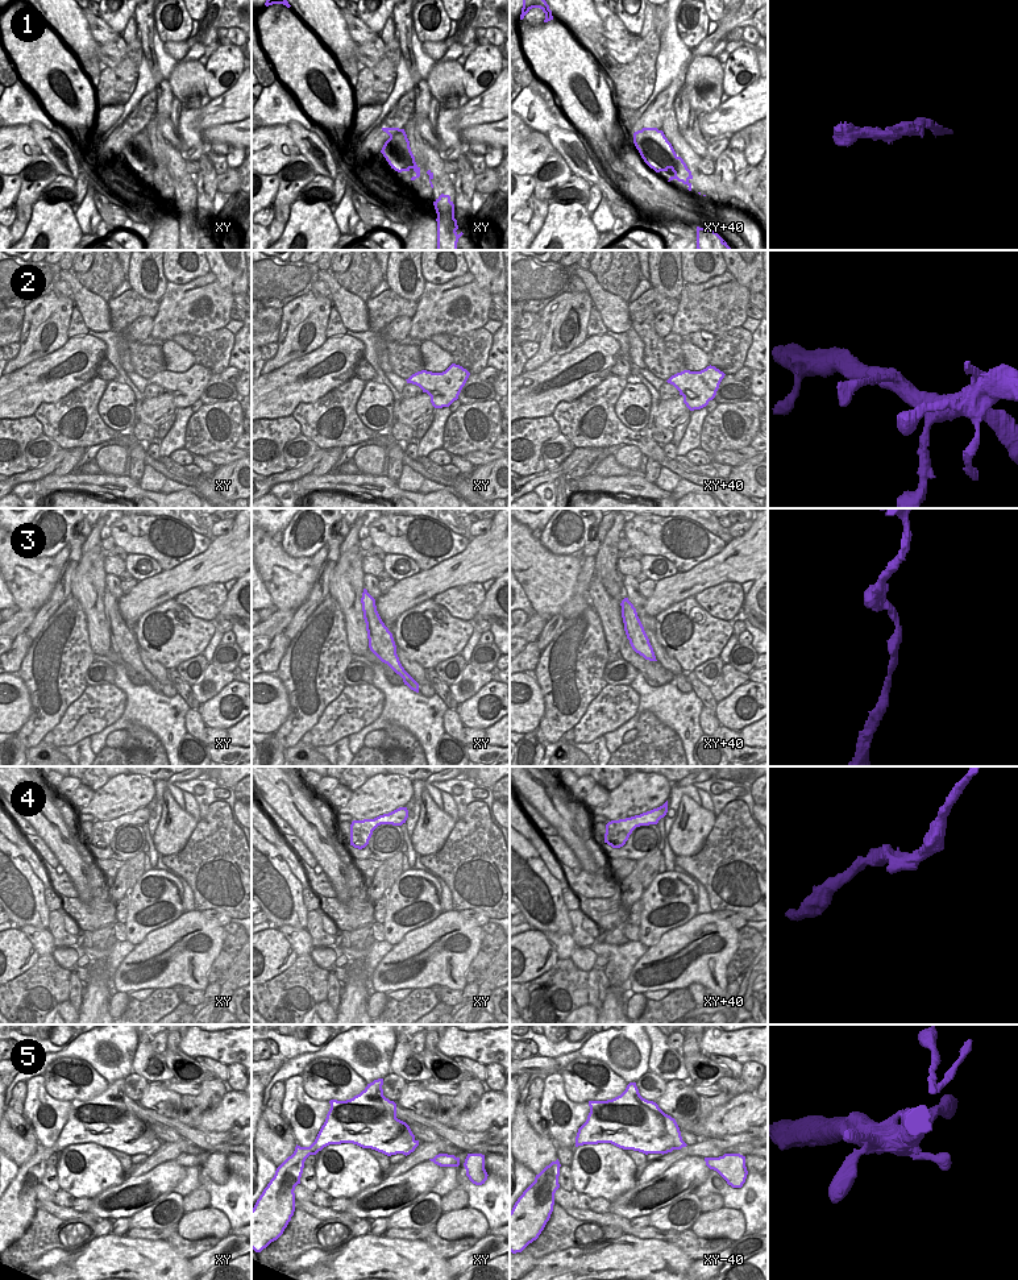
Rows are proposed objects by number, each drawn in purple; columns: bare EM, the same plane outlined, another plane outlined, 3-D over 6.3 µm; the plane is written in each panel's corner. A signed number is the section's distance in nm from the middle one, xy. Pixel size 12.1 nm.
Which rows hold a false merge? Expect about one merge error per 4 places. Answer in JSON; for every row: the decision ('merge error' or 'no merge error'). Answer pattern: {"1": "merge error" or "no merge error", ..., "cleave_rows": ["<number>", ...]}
{"1": "merge error", "2": "no merge error", "3": "no merge error", "4": "no merge error", "5": "no merge error", "cleave_rows": ["1"]}

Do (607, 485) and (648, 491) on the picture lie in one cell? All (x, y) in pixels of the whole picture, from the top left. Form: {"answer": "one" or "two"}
{"answer": "one"}

